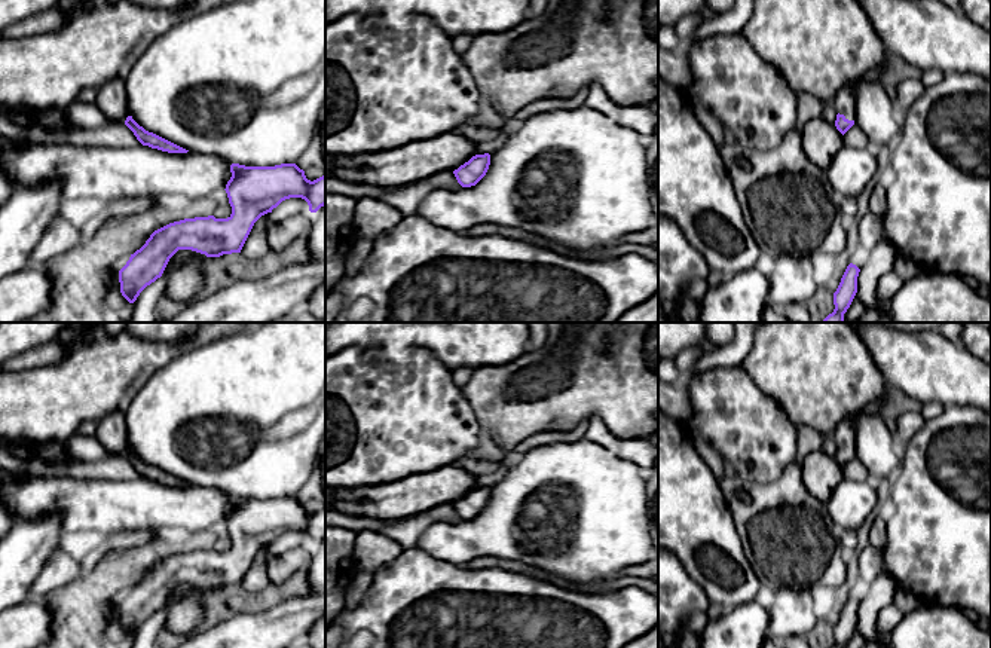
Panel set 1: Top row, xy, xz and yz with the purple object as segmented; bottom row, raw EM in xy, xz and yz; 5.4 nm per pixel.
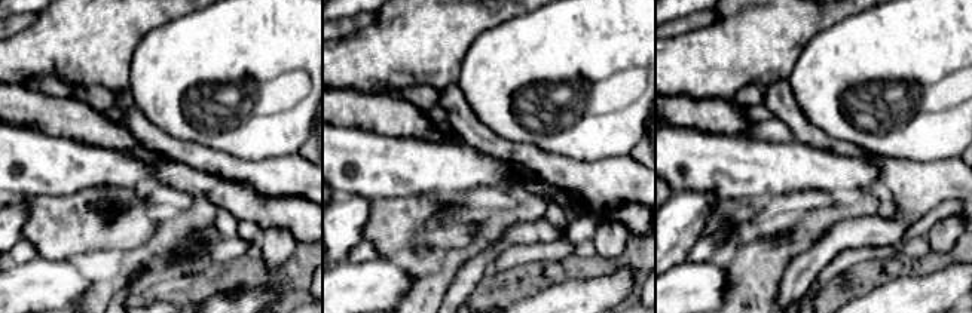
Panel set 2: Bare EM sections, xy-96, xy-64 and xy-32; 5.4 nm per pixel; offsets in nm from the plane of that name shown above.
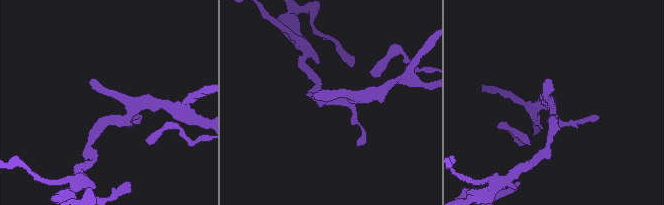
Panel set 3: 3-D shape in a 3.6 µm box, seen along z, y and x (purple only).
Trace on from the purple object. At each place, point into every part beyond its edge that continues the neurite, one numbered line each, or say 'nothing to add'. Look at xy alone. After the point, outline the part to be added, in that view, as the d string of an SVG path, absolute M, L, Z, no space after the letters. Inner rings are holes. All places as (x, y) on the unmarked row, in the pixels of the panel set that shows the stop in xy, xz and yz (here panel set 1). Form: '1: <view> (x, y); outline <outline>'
1: xy (112, 430); outline M114 412L98 421L97 425L97 438L107 449L107 452L125 456L129 440L123 413Z

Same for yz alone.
1: yz (844, 436); outline M850 418L842 419L834 434L831 435L836 446L844 447L845 452L854 453L856 449L856 431L854 422Z

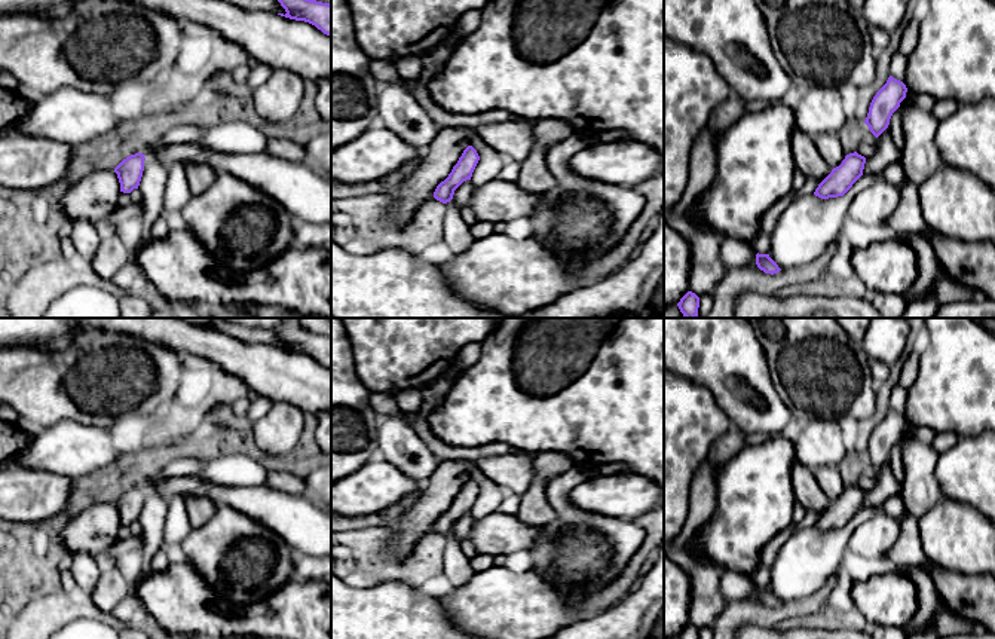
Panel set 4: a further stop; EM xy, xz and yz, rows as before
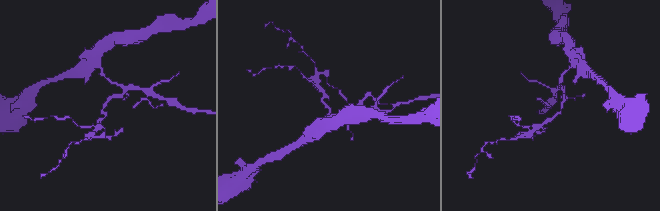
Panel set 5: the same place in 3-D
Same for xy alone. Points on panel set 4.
nothing to add

